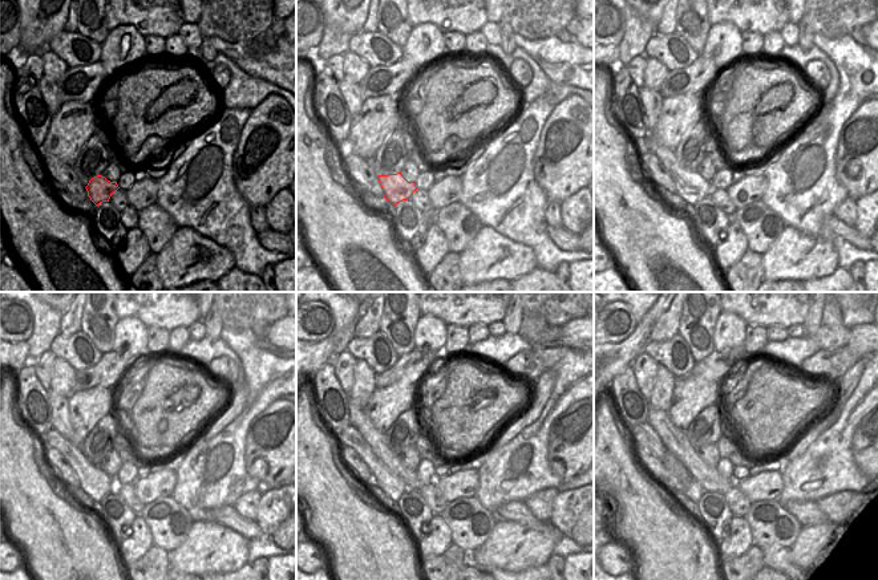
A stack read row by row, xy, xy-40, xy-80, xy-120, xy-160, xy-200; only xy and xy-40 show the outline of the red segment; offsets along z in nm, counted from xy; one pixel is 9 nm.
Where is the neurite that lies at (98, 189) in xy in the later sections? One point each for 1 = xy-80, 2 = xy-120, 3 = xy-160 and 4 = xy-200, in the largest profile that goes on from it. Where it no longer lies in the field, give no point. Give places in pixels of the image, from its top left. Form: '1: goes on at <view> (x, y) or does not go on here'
1: goes on at xy-80 (690, 186)
2: goes on at xy-120 (93, 481)
3: goes on at xy-160 (393, 486)
4: goes on at xy-200 (643, 433)

